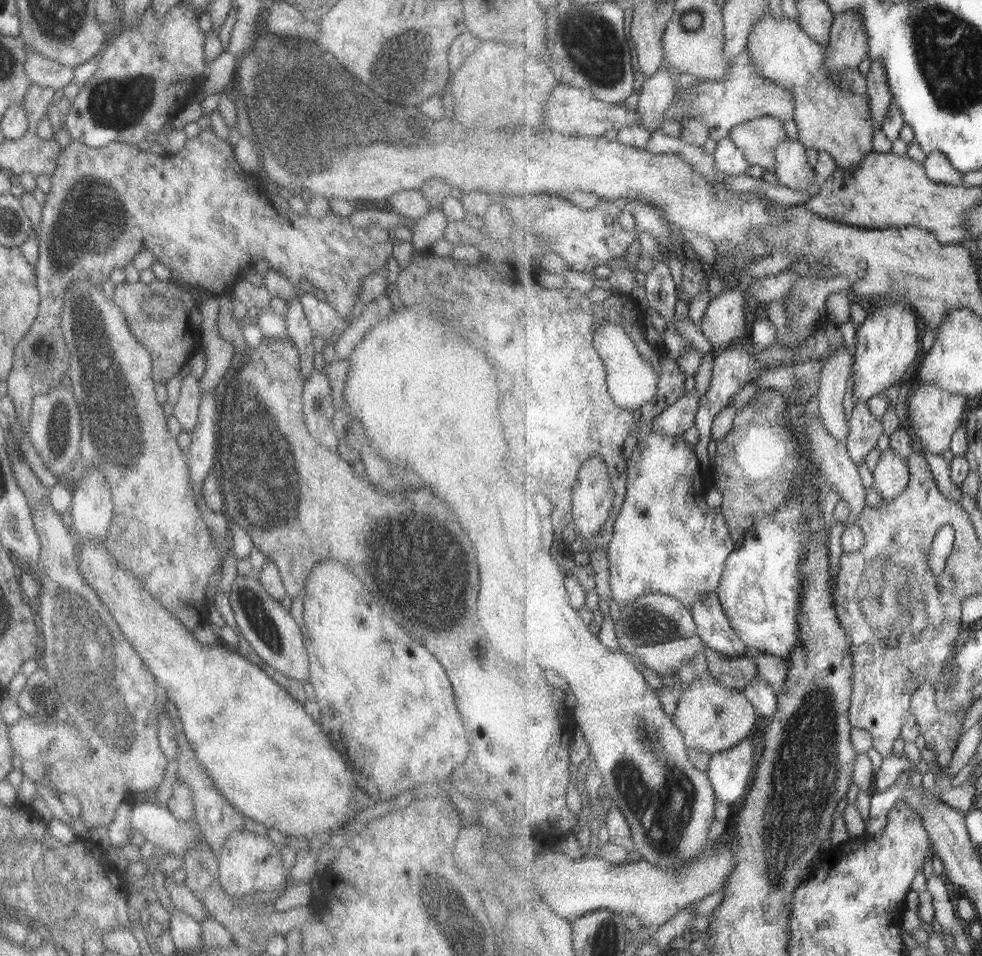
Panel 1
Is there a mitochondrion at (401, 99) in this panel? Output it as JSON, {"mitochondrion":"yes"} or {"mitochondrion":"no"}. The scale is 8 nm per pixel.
{"mitochondrion":"no"}

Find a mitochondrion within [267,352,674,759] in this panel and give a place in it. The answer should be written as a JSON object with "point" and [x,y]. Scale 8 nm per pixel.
{"point":[415,572]}

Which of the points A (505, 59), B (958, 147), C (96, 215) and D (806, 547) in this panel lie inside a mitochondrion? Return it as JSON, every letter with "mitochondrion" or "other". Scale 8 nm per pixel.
{"A":"other","B":"other","C":"mitochondrion","D":"other"}

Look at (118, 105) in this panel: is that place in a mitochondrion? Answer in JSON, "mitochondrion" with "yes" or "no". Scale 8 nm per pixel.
{"mitochondrion":"yes"}

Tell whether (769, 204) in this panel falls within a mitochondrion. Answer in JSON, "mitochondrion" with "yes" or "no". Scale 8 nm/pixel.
{"mitochondrion":"no"}

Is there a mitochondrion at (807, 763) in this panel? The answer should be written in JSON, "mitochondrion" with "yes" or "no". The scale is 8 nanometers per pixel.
{"mitochondrion":"yes"}

